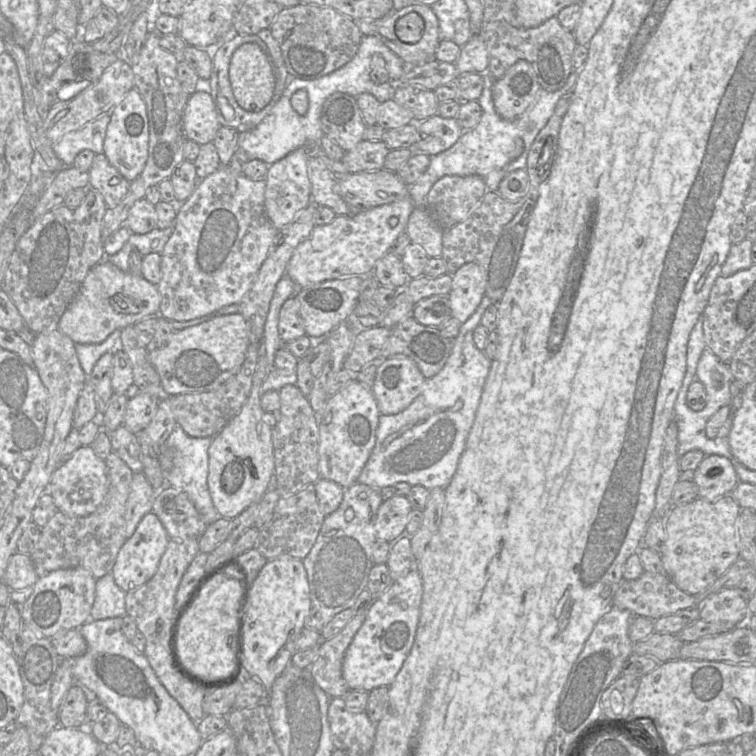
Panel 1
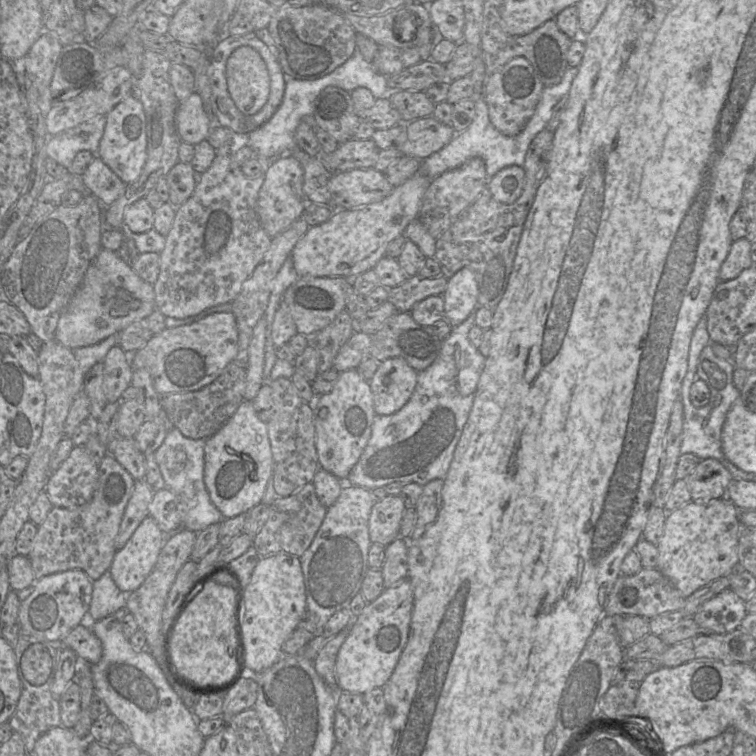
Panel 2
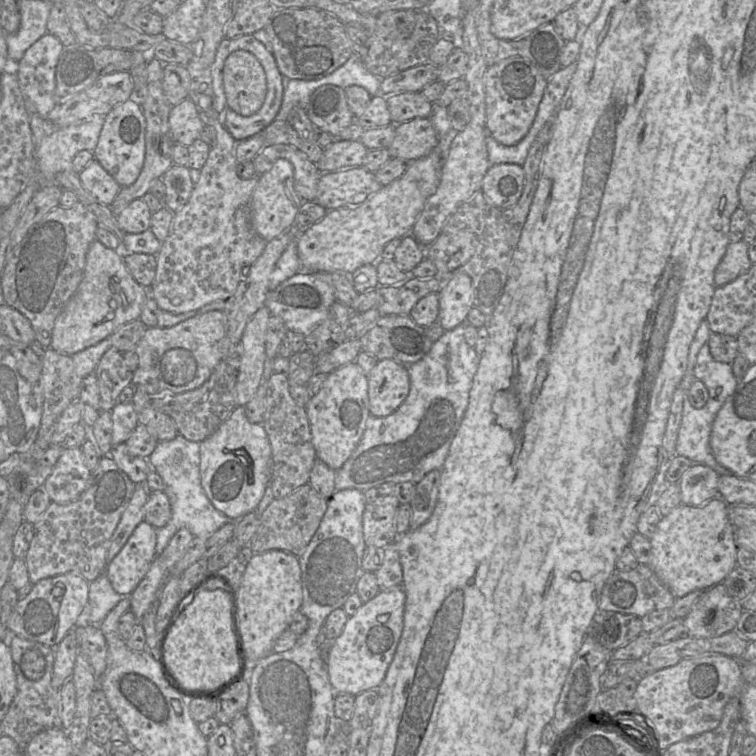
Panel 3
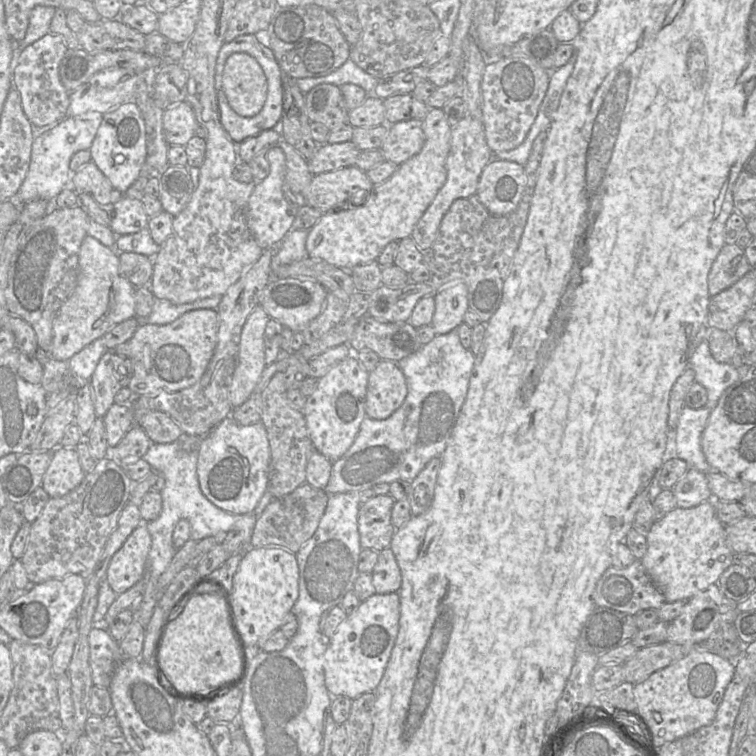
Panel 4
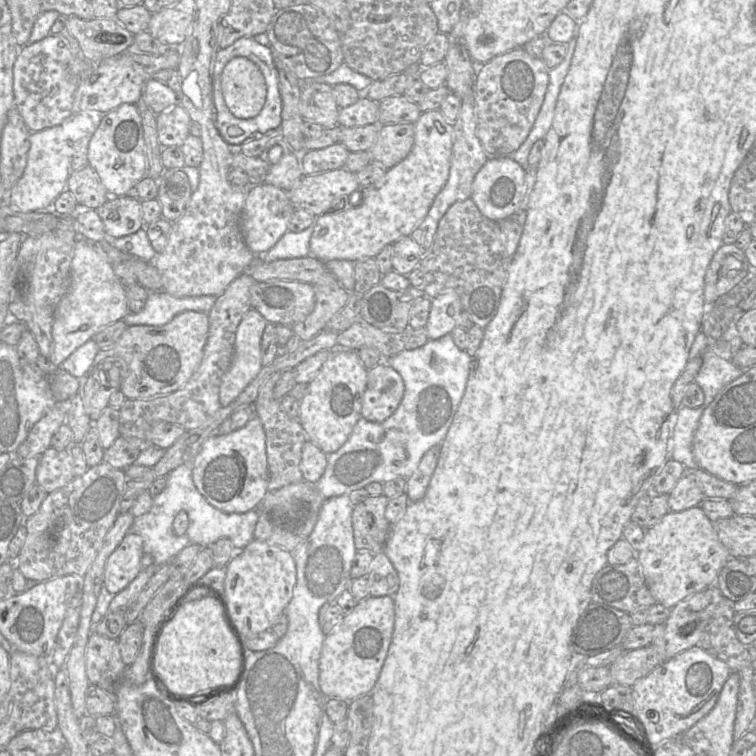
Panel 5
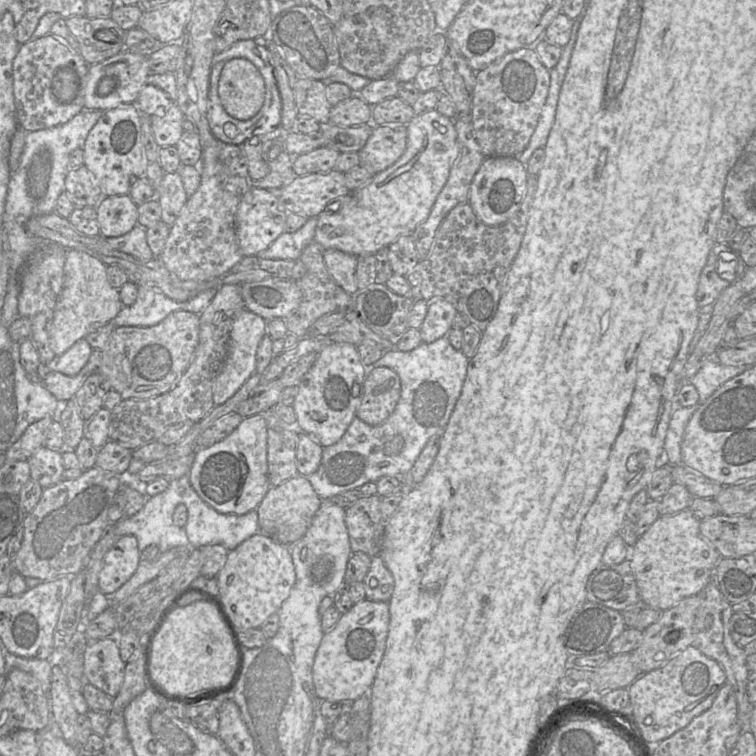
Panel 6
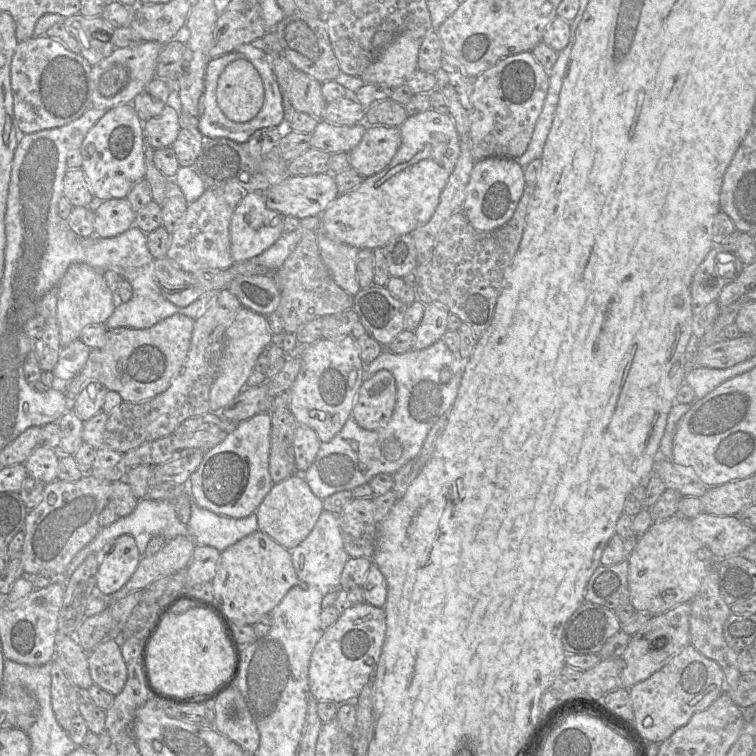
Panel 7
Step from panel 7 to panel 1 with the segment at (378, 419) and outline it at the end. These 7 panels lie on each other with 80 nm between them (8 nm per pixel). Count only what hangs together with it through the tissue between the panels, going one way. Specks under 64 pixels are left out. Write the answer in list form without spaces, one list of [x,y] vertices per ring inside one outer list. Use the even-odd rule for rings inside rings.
[[[411,358],[381,359],[371,388],[381,414],[397,414],[408,408],[423,391],[425,381]]]

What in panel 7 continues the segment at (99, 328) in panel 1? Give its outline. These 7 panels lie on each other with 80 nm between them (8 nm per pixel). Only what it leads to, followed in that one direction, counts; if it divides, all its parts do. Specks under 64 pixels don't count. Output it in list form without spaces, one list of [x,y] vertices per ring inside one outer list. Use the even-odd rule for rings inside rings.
[[[84,263],[71,265],[57,286],[56,315],[61,348],[79,339],[81,331],[91,324],[105,324],[115,307],[121,304],[117,293],[108,288],[103,272]]]

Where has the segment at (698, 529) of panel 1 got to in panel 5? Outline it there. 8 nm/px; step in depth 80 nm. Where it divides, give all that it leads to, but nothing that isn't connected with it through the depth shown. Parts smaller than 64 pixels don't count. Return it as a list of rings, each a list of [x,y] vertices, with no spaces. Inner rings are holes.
[[[700,505],[683,511],[669,510],[653,526],[645,529],[645,536],[635,556],[641,565],[644,579],[656,603],[668,608],[673,608],[692,594],[714,585],[720,571],[730,559],[728,551],[718,538],[714,523],[706,516]]]

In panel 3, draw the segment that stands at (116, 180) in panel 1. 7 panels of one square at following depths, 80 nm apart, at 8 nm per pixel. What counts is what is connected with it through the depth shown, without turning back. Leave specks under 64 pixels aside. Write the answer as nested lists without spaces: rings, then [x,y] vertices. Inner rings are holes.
[[[93,159],[78,173],[83,187],[89,191],[100,203],[110,206],[122,188],[116,180]]]

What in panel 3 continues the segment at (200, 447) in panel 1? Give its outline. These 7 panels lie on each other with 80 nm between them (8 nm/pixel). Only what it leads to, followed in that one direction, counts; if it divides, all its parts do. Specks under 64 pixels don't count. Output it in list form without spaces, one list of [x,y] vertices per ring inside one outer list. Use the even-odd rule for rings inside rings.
[[[178,434],[174,439],[158,442],[147,458],[152,470],[163,480],[164,492],[170,506],[168,523],[156,529],[156,556],[160,555],[173,535],[181,528],[188,529],[194,537],[210,537],[217,529],[233,520],[219,512],[206,496],[200,480],[200,442],[187,440]]]

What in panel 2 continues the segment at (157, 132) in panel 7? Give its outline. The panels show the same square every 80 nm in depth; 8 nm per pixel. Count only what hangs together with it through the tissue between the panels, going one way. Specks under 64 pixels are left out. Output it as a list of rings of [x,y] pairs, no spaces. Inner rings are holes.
[[[196,92],[179,103],[175,125],[182,142],[195,145],[206,140],[211,120],[204,110],[201,97]]]

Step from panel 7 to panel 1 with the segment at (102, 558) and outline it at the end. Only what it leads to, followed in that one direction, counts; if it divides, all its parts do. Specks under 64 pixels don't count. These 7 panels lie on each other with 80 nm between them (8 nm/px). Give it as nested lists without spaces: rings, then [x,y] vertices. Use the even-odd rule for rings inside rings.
[[[151,511],[137,525],[133,535],[119,550],[112,568],[116,584],[125,592],[134,590],[149,581],[157,571],[170,538],[159,518]]]

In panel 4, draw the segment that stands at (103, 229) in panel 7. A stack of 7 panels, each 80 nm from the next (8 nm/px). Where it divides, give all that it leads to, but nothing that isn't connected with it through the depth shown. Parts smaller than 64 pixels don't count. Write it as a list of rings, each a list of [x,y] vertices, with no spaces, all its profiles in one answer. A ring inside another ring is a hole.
[[[116,194],[112,203],[102,207],[109,214],[109,227],[116,236],[134,234],[148,228],[150,218],[145,213],[140,196]]]

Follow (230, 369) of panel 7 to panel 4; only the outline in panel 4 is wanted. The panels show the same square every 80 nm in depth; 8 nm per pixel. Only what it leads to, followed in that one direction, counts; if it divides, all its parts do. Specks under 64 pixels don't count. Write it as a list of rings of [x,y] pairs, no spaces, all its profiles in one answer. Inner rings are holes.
[[[257,305],[243,325],[238,364],[229,391],[229,401],[233,409],[242,405],[250,397],[267,366],[264,332],[269,319],[265,310]]]

